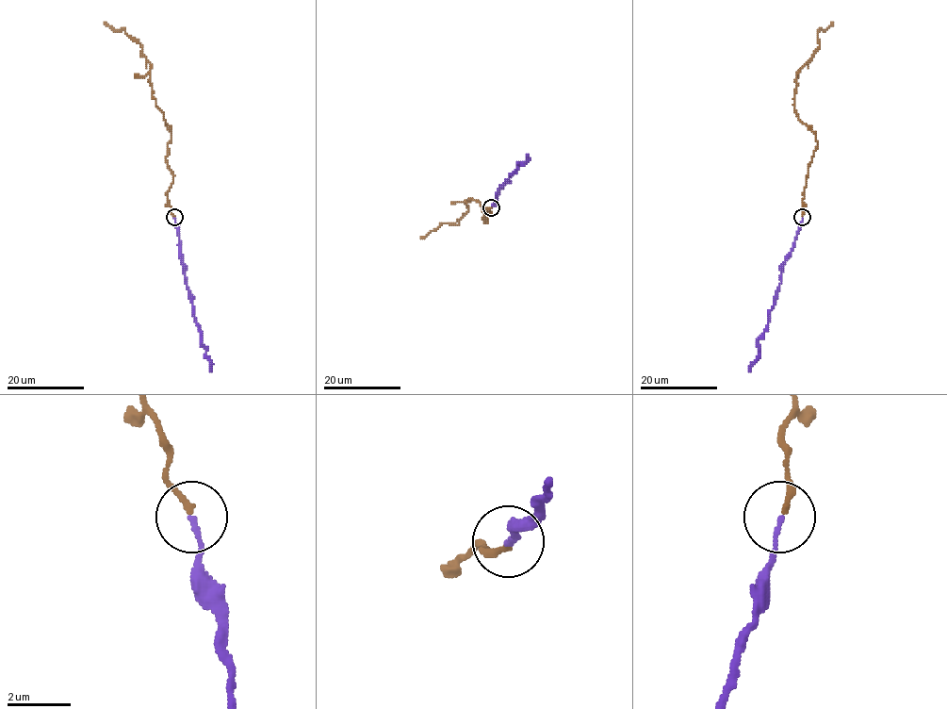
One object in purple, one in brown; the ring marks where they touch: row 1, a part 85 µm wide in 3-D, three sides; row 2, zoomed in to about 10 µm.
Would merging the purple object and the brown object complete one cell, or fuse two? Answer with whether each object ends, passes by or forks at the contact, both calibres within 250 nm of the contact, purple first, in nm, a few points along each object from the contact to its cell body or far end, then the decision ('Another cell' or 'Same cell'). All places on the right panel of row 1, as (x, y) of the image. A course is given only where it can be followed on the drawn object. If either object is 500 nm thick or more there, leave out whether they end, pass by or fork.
At the ring purple ends. At the ring brown ends. Thickness 140 nm (purple) against 180 nm. Course of purple: (802, 217), (797, 238), (782, 266), (768, 321), (759, 339), (759, 357), (750, 367), (750, 371). Course of brown: (803, 216), (807, 175), (817, 145), (815, 134), (794, 107), (797, 74), (819, 45), (819, 29), (833, 22). Same cell

